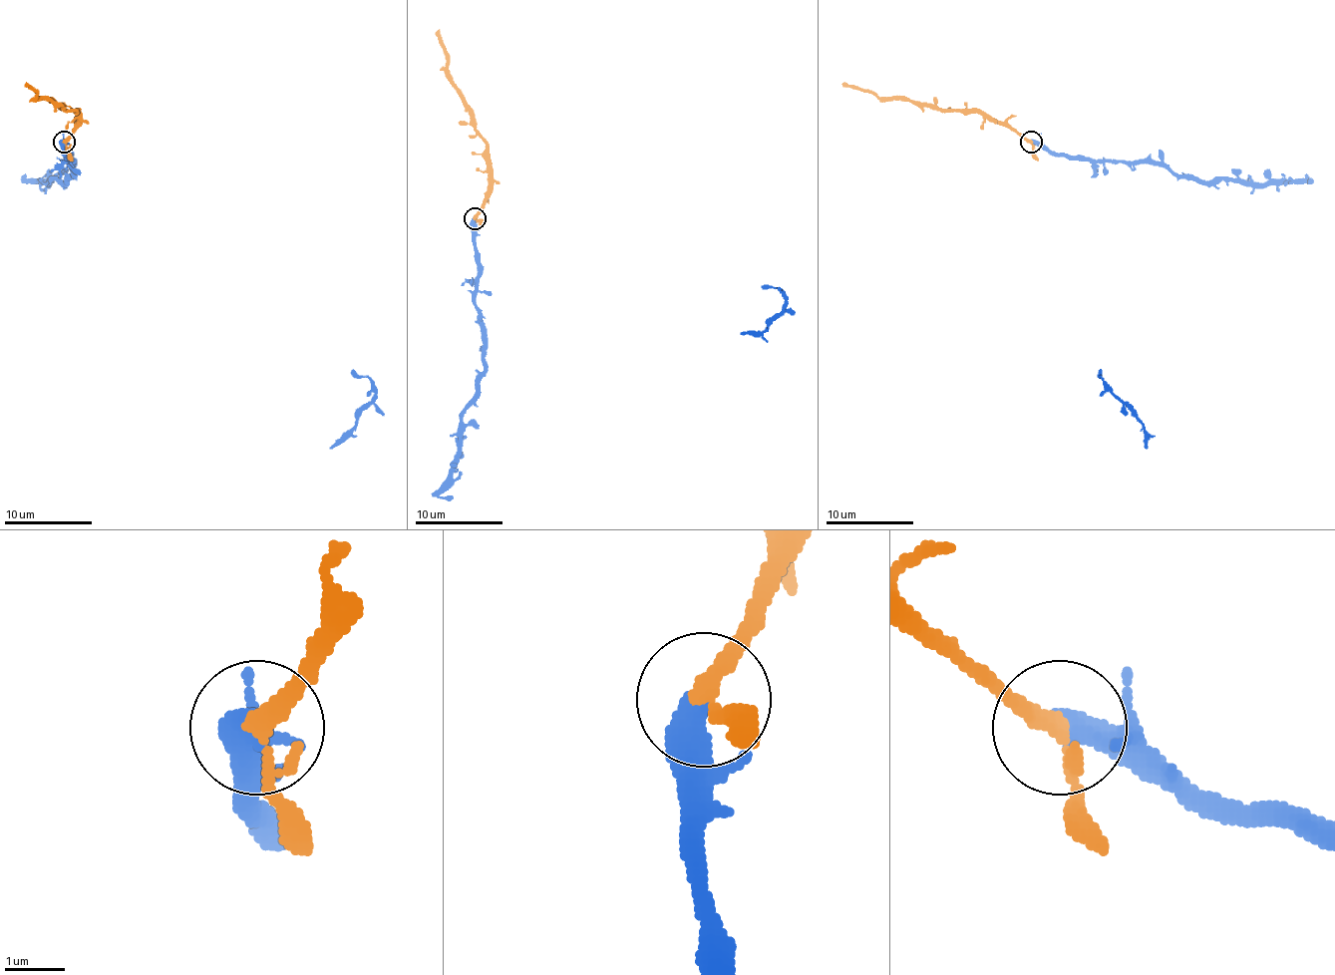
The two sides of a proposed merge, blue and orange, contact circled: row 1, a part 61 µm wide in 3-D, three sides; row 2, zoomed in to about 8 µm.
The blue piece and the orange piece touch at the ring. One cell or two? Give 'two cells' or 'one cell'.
one cell

